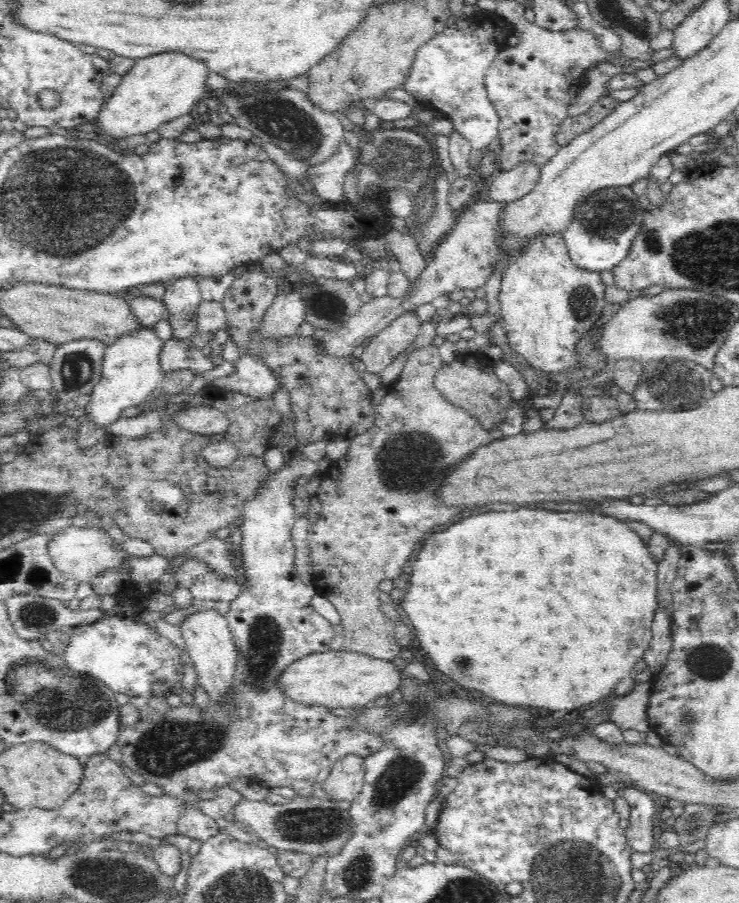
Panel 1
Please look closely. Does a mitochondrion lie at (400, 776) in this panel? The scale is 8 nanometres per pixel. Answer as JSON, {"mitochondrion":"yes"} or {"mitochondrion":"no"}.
{"mitochondrion":"yes"}

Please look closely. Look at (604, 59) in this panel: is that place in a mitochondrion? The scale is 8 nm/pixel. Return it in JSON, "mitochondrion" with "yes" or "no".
{"mitochondrion":"no"}

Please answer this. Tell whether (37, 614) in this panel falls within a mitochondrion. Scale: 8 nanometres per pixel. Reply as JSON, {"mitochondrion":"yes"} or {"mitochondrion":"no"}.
{"mitochondrion":"yes"}

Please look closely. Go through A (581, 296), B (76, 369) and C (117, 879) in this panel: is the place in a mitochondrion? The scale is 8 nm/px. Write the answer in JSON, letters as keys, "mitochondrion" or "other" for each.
{"A":"mitochondrion","B":"mitochondrion","C":"mitochondrion"}

